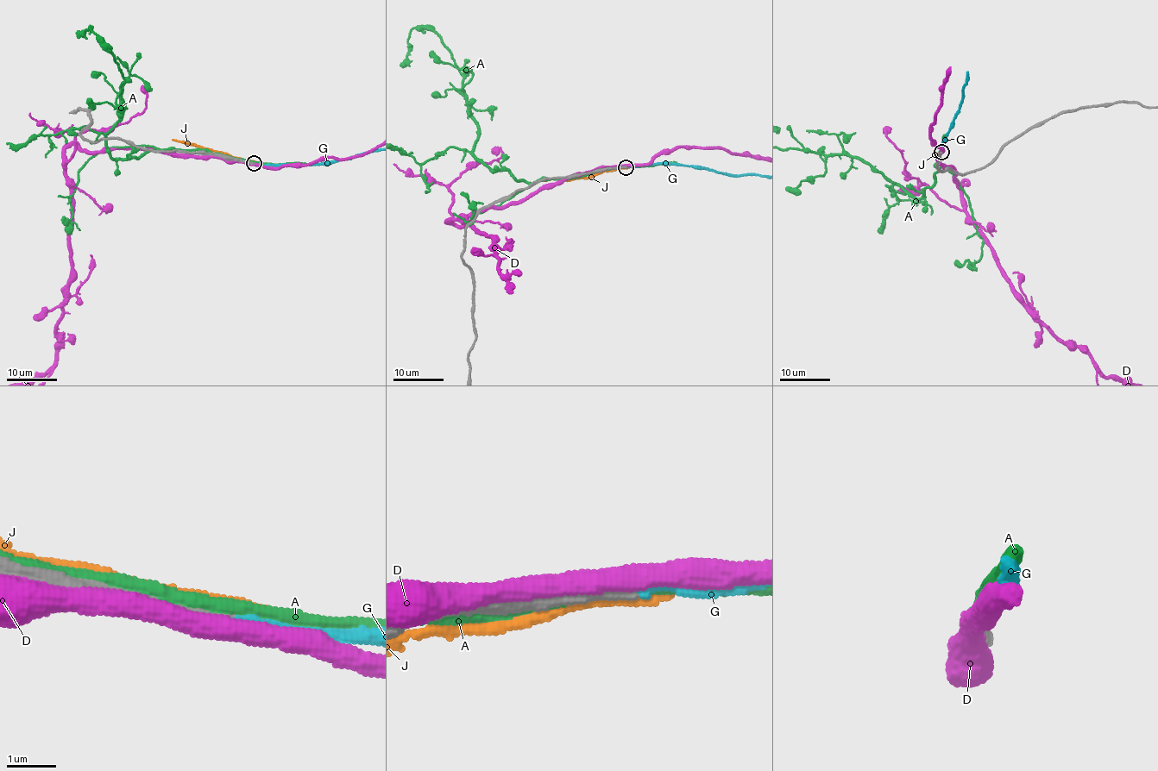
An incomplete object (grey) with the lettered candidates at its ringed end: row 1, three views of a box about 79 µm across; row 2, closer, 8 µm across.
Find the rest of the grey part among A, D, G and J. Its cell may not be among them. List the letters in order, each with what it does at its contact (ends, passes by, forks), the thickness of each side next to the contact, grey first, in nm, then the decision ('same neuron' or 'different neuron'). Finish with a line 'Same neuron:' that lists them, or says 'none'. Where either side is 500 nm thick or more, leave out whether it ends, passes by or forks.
A: it passes by; 260 nm thick on the grey side, 280 nm on the other; different neuron
D: it passes by; 260 nm thick on the grey side, 400 nm on the other; different neuron
G: it ends there; 280 nm thick on the grey side, 260 nm on the other; same neuron
J: it passes by; 260 nm thick on the grey side, 240 nm on the other; different neuron
Same neuron: G

